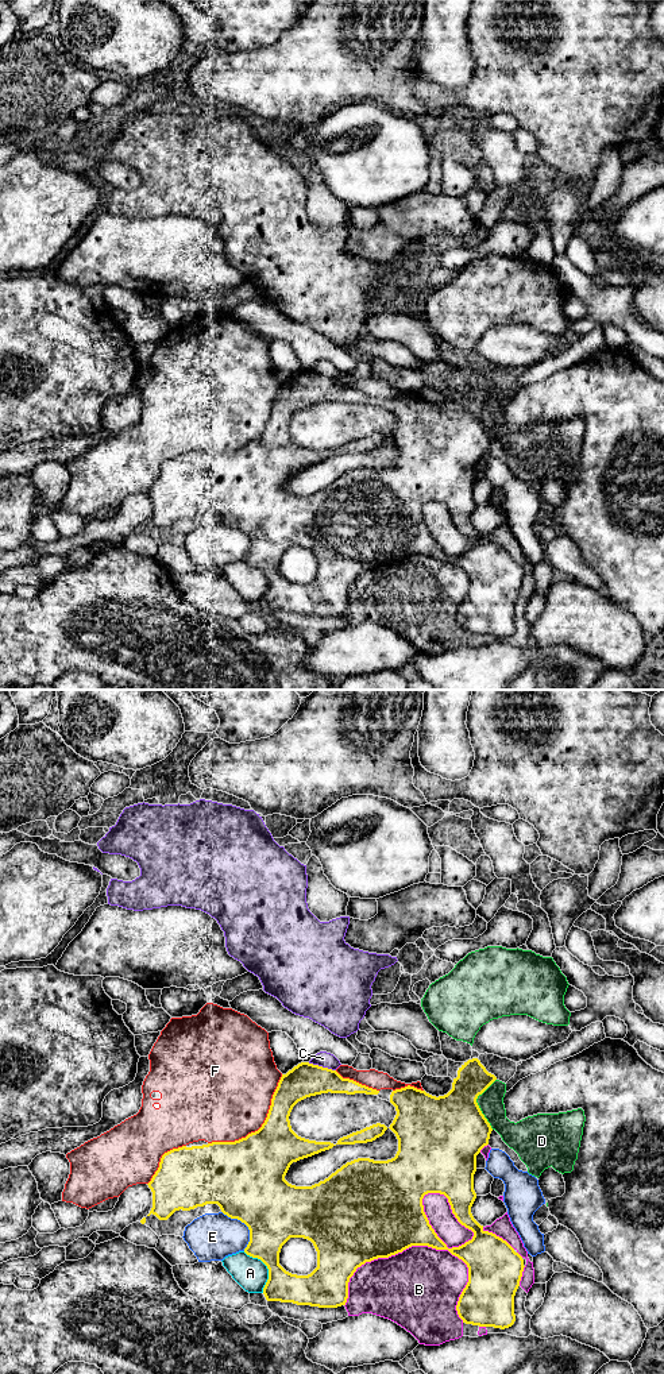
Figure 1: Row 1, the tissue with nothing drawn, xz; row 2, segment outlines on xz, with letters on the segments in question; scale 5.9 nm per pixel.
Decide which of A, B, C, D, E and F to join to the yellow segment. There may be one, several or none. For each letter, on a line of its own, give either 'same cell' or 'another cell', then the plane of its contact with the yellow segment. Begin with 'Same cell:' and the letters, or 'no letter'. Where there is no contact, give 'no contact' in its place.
Same cell: no letter
A: another cell; meets yellow in xz
B: another cell; meets yellow in xz
C: another cell; meets yellow in xz
D: another cell; meets yellow in xz
E: another cell; meets yellow in xz
F: another cell; meets yellow in xz

